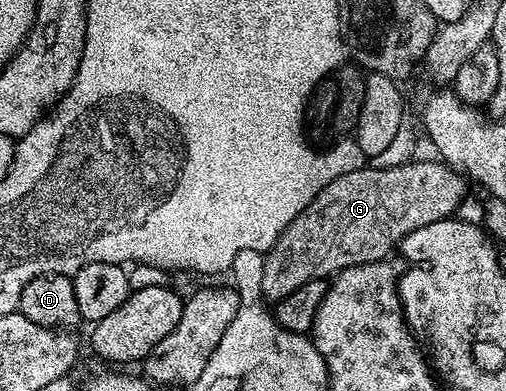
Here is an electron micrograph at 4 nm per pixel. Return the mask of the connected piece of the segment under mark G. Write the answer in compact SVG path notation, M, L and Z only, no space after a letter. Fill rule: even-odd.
M412 160L405 162L397 167L375 167L372 164L357 172L349 172L345 176L341 176L337 180L333 180L333 184L329 184L319 193L312 202L304 208L297 216L297 220L293 220L285 228L285 232L281 232L281 236L275 242L272 250L266 251L265 254L265 276L261 279L261 288L263 289L263 298L269 300L283 299L291 292L297 291L303 284L309 281L317 281L319 279L330 279L332 276L344 270L347 266L360 266L361 264L369 264L370 262L382 262L388 257L387 254L391 249L398 247L405 236L409 236L409 232L417 232L417 228L425 228L425 224L433 224L434 221L440 221L443 218L450 218L458 211L463 203L463 199L468 197L469 185L468 179L464 177L460 171L453 169L442 160L434 160L435 162L418 162Z

